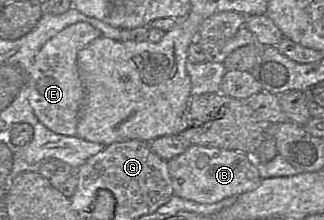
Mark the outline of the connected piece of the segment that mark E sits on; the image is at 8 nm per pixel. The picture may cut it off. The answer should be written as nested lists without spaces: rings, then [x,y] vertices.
[[[78,22],[67,26],[49,39],[35,56],[31,67],[29,102],[42,124],[55,133],[76,136],[79,111],[84,99],[84,86],[77,68],[77,55],[90,42],[99,38],[100,31],[87,22]]]

